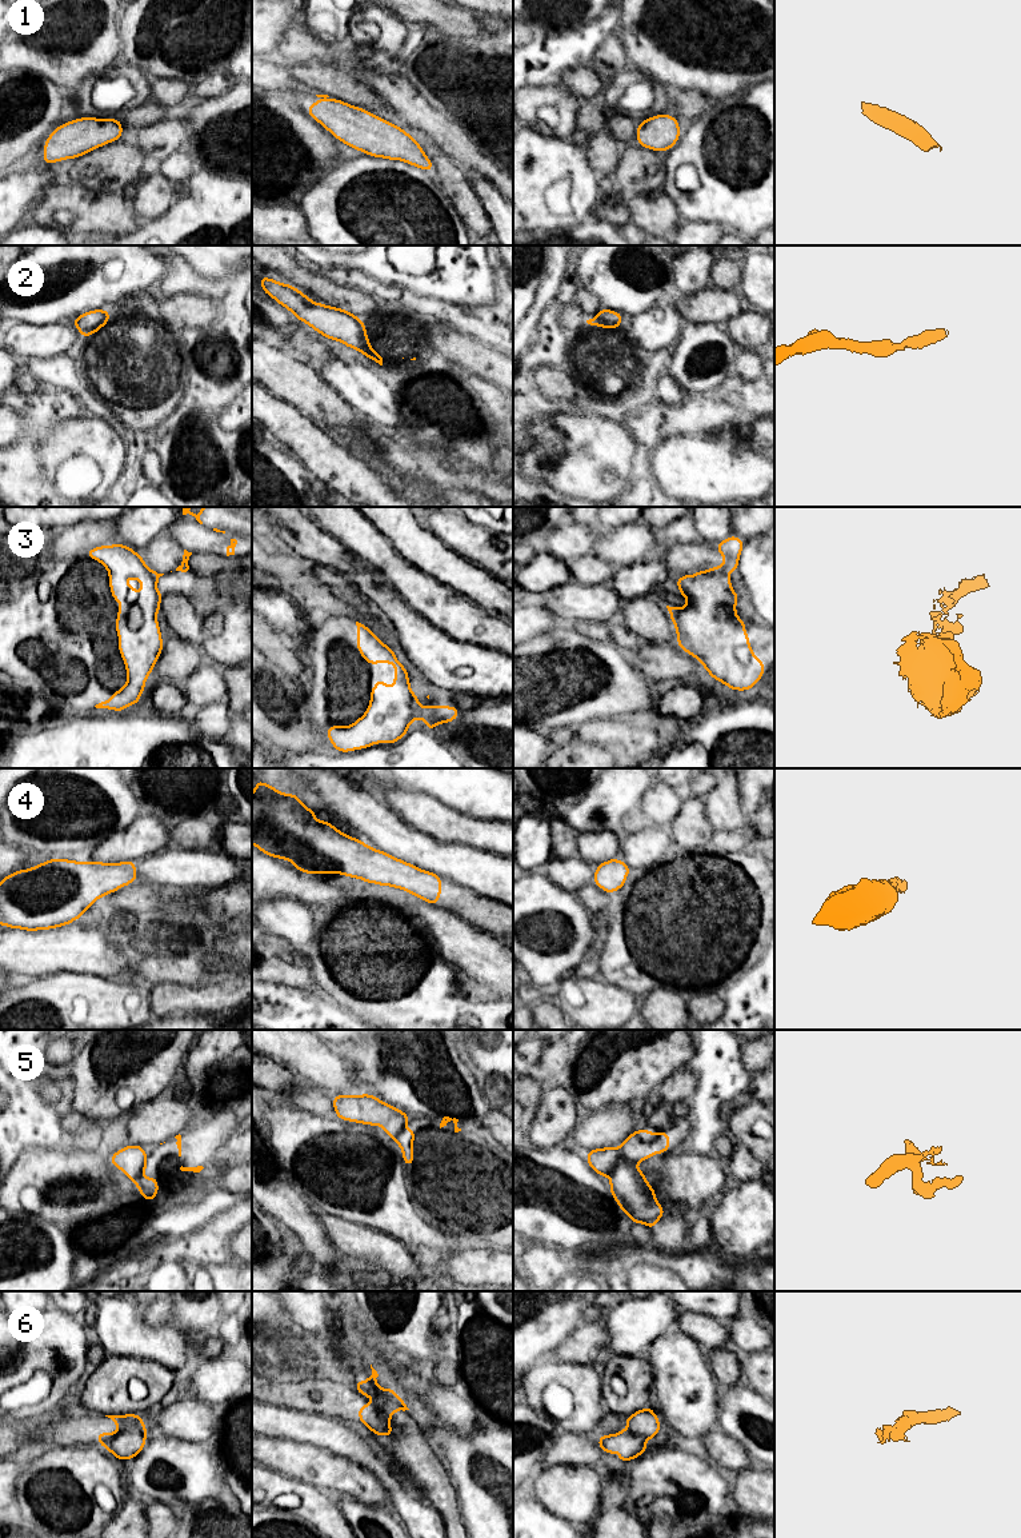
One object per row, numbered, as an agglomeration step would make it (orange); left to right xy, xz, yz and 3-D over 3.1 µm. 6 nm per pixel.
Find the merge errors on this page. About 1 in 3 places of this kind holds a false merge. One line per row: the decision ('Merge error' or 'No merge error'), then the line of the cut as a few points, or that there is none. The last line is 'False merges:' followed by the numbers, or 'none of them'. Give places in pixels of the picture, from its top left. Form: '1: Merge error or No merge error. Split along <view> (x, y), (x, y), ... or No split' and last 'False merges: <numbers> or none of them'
1: No merge error. No split
2: No merge error. No split
3: Merge error. Split along xz (411, 690), (411, 719), (404, 732)
4: No merge error. No split
5: Merge error. Split along yz (635, 1162), (620, 1159), (611, 1173)
6: Merge error. Split along xy (143, 1423), (120, 1431)
False merges: 3, 5, 6

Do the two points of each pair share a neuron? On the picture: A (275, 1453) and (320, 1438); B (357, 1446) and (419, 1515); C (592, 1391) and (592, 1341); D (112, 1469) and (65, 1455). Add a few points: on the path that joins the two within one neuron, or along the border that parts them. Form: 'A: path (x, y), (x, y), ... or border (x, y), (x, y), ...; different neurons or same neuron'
A: border (304, 1442), (336, 1454); different neurons
B: path (372, 1463), (393, 1485), (393, 1493), (401, 1501); same neuron
C: border (580, 1362), (591, 1365); different neurons
D: path (100, 1469), (77, 1467); same neuron

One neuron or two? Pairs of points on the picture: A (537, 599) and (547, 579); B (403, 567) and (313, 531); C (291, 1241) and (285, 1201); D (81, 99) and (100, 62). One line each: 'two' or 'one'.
A: two
B: two
C: two
D: two

